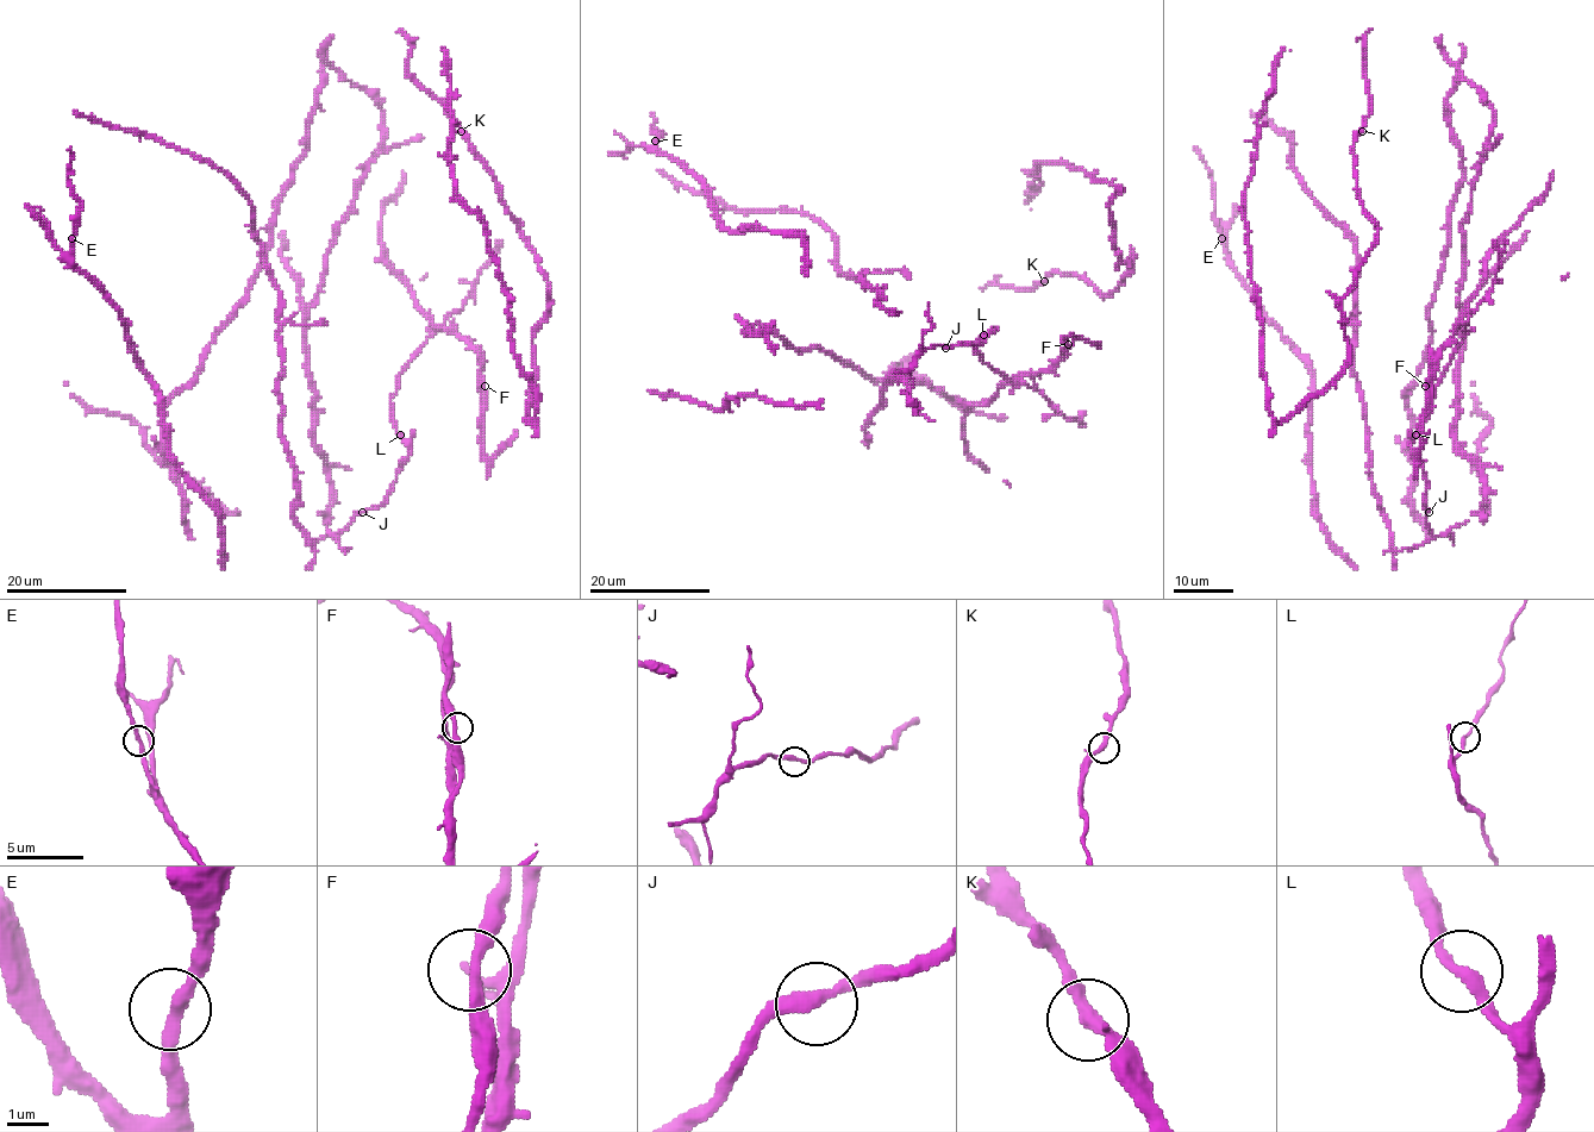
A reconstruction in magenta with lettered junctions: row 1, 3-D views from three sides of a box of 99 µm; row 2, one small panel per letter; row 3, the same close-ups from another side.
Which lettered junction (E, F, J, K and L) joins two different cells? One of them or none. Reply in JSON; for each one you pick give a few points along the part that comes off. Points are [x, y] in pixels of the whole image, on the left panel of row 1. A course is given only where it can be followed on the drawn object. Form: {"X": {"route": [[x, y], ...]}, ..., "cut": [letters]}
{"cut": []}

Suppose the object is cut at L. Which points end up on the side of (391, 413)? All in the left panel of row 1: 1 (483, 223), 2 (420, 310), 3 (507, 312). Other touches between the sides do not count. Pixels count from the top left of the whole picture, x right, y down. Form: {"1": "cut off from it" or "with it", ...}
{"1": "cut off from it", "2": "cut off from it", "3": "cut off from it"}

